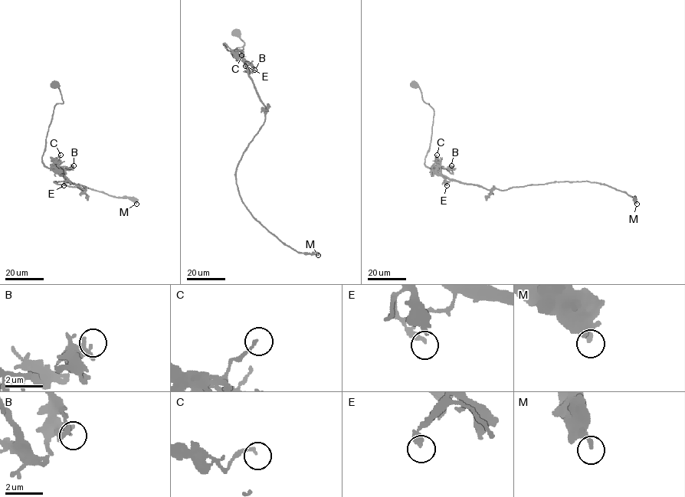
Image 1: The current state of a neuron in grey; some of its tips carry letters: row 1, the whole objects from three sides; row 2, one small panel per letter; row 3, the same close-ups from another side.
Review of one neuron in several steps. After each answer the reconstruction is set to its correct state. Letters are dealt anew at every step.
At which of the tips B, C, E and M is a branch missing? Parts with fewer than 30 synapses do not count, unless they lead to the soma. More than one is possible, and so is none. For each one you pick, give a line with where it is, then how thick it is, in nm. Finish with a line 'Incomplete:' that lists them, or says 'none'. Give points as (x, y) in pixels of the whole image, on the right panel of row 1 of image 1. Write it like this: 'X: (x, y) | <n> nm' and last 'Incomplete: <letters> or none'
Incomplete: none

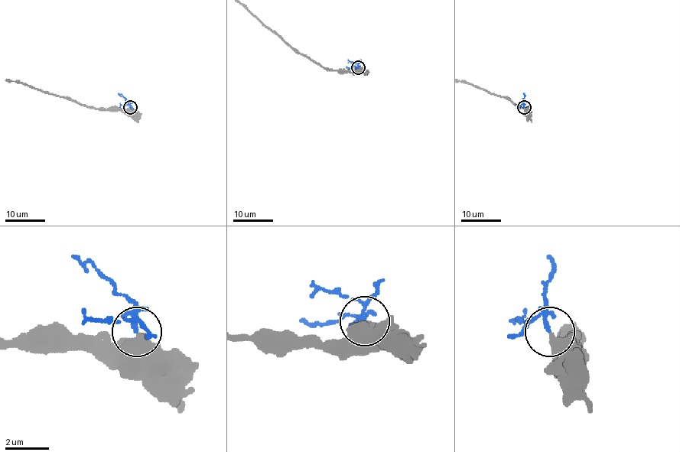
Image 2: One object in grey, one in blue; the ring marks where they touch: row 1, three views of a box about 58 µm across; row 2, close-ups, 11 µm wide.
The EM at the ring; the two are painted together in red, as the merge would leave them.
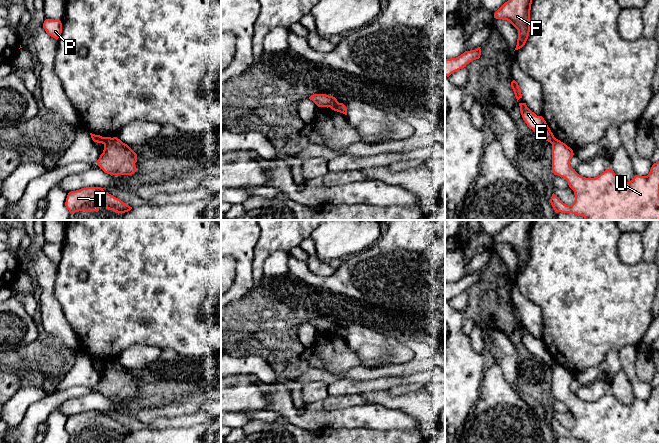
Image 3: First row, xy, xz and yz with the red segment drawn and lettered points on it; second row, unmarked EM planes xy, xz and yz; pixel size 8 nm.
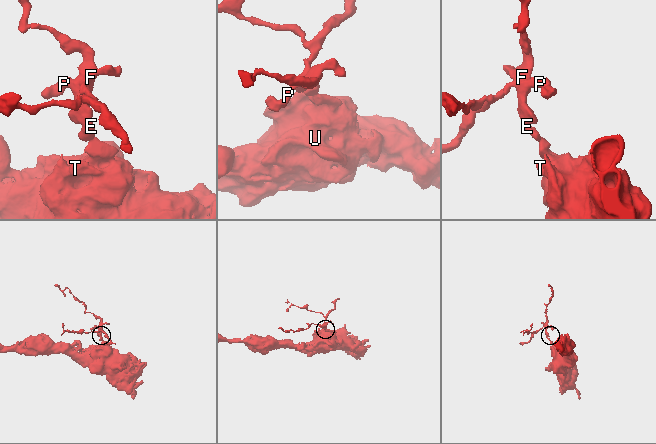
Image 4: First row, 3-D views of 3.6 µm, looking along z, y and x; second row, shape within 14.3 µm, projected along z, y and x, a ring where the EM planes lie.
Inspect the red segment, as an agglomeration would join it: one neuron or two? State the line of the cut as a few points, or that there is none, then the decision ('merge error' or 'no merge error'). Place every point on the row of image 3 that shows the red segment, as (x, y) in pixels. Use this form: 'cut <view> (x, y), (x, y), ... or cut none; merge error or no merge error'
cut xz (338, 102), (329, 106); merge error

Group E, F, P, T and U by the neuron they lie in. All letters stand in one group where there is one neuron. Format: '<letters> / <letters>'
E F P / T U

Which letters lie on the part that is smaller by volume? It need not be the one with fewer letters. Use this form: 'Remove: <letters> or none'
Remove: E, F, P

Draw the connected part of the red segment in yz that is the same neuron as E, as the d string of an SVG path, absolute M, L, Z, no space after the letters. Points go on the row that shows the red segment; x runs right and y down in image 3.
M519 103L519 106L522 118L527 126L546 141L552 143L555 137L544 118L542 116L537 116L534 112L532 112L527 107L526 103Z

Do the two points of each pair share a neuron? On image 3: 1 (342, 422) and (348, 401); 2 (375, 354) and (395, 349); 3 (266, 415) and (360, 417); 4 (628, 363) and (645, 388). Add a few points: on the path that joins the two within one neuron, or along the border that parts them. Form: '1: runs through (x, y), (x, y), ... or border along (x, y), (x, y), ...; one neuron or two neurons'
1: border along (368, 403), (347, 406), (341, 409), (323, 410); two neurons
2: runs through (380, 349), (390, 349); one neuron
3: border along (264, 408), (278, 412), (287, 421); two neurons
4: runs through (629, 370), (632, 377), (638, 383); one neuron

